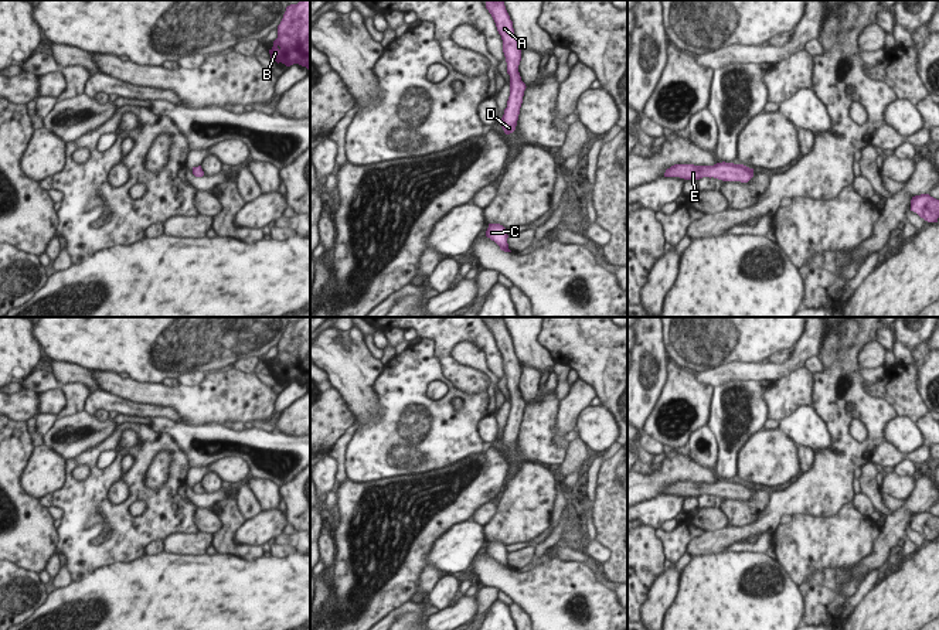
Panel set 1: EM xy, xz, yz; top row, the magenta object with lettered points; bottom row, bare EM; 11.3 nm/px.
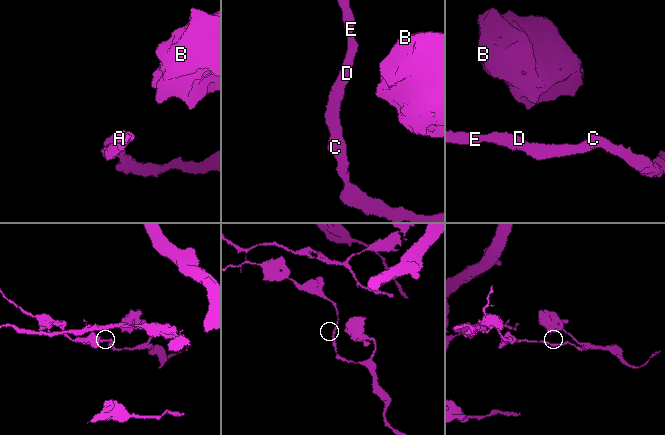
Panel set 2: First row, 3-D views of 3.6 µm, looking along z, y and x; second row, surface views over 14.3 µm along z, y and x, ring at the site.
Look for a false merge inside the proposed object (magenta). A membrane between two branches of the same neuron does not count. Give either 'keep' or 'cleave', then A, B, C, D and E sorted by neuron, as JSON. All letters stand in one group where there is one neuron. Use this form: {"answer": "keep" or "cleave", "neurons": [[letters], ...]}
{"answer": "keep", "neurons": [["A", "B", "C", "D", "E"]]}

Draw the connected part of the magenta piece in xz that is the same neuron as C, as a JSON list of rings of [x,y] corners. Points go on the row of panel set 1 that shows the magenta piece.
[[[489,224],[489,228],[486,231],[486,236],[494,241],[501,251],[511,252],[508,249],[506,228],[500,224]]]

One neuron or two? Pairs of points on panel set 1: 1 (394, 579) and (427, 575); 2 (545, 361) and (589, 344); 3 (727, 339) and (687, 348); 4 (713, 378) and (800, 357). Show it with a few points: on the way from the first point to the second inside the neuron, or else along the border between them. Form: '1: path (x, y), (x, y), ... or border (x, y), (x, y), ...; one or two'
1: border (425, 565), (419, 574), (417, 591); two
2: border (540, 331), (538, 341), (555, 363); two
3: path (717, 339), (697, 339); one
4: path (734, 371), (779, 370); one

